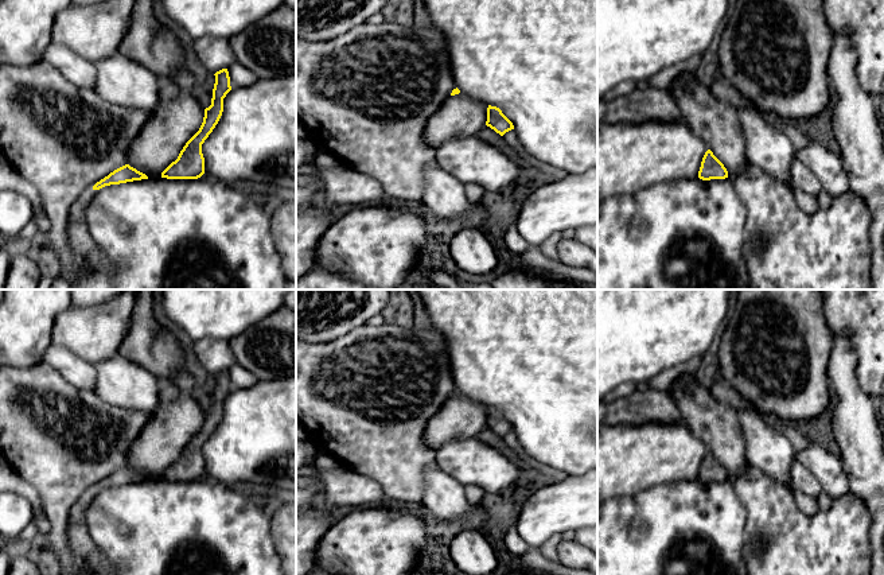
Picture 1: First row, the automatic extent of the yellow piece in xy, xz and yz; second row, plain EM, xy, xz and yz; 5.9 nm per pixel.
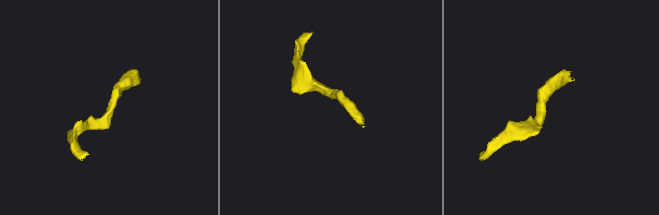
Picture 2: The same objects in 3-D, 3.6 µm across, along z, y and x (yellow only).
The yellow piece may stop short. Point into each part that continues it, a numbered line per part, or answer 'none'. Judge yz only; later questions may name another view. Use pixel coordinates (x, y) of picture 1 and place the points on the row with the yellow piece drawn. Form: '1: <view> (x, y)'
none

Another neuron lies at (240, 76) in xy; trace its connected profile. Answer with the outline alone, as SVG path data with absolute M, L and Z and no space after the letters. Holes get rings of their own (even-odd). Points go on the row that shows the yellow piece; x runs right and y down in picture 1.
M238 62L231 63L227 71L231 89L250 86L258 81L254 73Z

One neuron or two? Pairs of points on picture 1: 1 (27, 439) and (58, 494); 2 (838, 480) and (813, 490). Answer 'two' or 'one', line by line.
1: one
2: two

